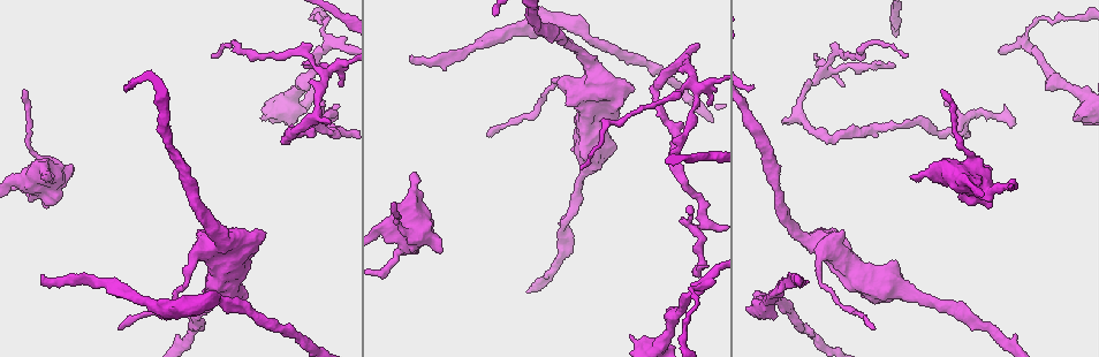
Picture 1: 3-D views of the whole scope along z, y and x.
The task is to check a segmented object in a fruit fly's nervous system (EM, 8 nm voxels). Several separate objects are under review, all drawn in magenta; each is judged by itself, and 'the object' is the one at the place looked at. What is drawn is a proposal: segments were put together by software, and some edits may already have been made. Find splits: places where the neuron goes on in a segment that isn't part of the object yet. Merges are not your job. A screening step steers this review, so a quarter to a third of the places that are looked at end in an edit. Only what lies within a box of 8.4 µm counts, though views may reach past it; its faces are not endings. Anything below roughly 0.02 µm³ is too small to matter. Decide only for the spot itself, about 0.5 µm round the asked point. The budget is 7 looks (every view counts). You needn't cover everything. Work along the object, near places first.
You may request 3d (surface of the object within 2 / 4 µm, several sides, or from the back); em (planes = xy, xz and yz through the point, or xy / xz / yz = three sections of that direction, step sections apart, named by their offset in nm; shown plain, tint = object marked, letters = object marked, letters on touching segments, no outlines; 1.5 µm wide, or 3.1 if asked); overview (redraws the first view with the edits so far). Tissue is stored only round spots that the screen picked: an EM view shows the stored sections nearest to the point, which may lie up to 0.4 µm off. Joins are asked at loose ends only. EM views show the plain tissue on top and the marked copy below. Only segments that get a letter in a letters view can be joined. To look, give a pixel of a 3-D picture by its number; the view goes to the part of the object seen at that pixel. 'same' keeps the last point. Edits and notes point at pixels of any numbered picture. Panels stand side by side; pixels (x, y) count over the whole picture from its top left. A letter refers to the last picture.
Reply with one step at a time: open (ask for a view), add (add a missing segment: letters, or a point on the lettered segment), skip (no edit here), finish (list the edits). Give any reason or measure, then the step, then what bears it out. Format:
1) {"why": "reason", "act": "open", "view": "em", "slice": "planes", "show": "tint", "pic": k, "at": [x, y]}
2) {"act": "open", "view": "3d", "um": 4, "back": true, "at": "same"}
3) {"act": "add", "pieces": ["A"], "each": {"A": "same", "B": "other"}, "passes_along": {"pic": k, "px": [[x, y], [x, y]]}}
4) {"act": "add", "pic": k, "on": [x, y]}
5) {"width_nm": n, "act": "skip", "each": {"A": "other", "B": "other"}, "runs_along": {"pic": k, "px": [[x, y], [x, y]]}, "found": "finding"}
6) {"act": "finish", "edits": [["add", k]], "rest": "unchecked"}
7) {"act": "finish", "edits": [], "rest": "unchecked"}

{"why": "branch stops here", "act": "open", "view": "em", "slice": "planes", "show": "letters", "pic": 1, "at": [329, 124]}

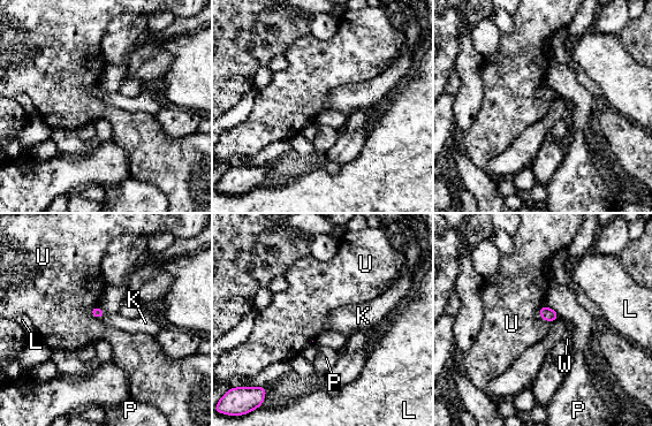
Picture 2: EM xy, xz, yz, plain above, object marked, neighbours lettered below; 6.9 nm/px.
{"act": "add", "pieces": ["K"], "each": {"K": "same", "L": "other", "P": "other", "U": "other", "W": "other"}, "passes_along": {"pic": 2, "px": [[97, 312], [103, 316], [129, 325]]}, "found": "it goes on there"}

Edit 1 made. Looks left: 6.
{"why": "branch stops here", "act": "open", "view": "em", "slice": "xy", "step": 8, "show": "letters", "pic": 1, "at": [49, 206]}

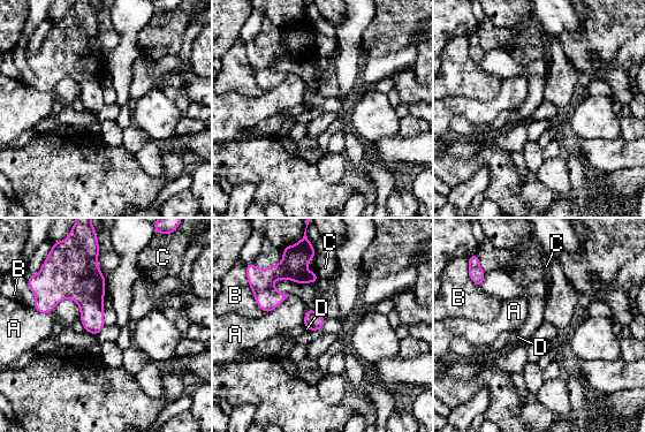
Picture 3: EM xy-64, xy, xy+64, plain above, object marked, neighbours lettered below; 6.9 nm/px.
{"act": "open", "view": "em", "slice": "planes", "show": "letters", "at": "same"}

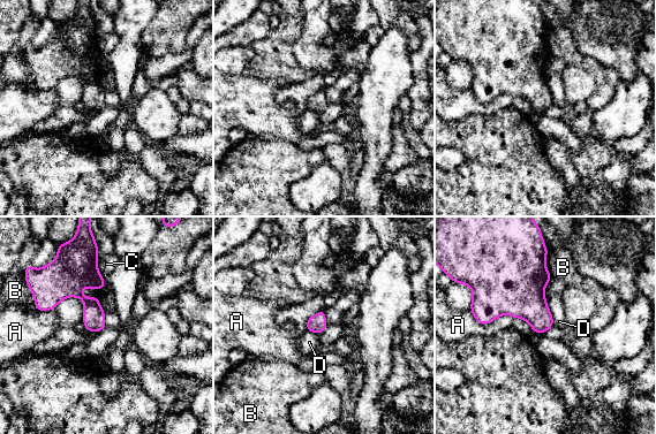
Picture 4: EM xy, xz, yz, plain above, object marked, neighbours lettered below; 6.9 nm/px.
{"longest_contact_nm": ["A", 340], "act": "skip", "each": {"A": "other", "B": "other", "C": "other", "D": "other"}, "border": {"pic": 4, "px": [[551, 317], [553, 325]]}, "found": "none of them fits"}

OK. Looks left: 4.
{"why": "tapers out", "act": "open", "view": "3d", "um": 4, "pic": 1, "at": [489, 136]}

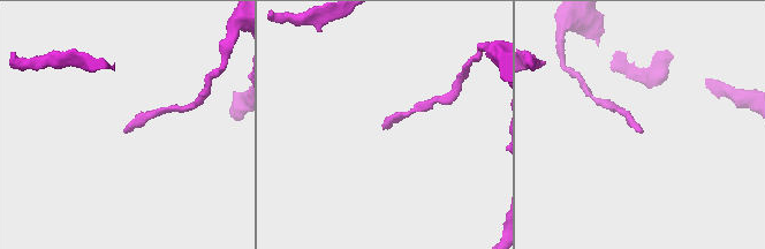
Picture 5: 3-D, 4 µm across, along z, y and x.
{"act": "open", "view": "em", "slice": "yz", "step": 4, "show": "tint", "pic": 5, "at": [642, 131]}

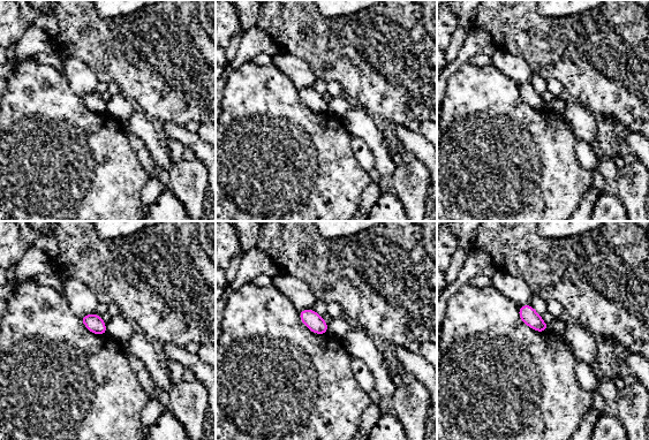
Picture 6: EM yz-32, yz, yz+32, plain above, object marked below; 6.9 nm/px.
{"why": "cut it another way", "act": "open", "view": "em", "slice": "planes", "show": "letters", "at": "same"}

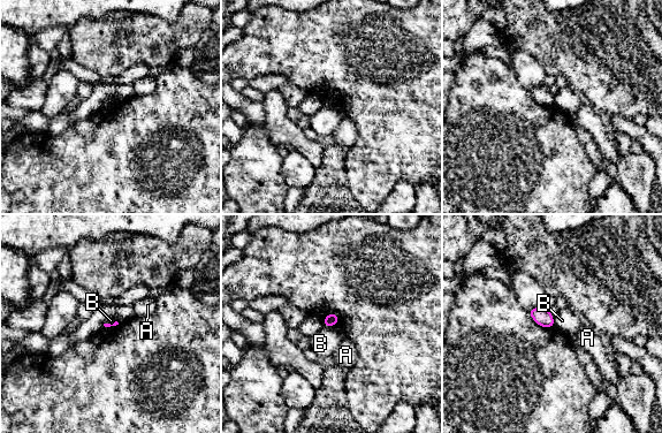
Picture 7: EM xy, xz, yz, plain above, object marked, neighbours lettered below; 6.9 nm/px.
{"longest_contact_nm": ["B", 70], "act": "skip", "each": {"A": "other", "B": "other"}, "found": "no lettered segment goes on from it"}

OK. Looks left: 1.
{"act": "finish", "edits": [["add", 2]], "rest": "unchecked"}

